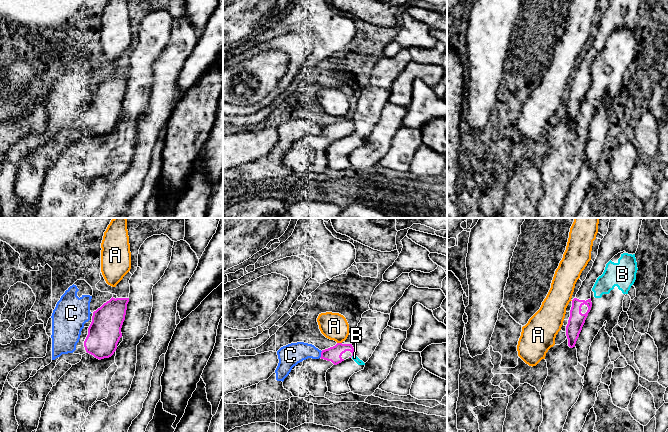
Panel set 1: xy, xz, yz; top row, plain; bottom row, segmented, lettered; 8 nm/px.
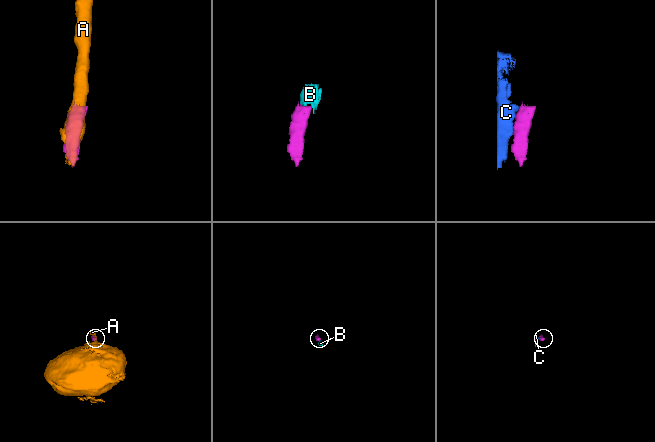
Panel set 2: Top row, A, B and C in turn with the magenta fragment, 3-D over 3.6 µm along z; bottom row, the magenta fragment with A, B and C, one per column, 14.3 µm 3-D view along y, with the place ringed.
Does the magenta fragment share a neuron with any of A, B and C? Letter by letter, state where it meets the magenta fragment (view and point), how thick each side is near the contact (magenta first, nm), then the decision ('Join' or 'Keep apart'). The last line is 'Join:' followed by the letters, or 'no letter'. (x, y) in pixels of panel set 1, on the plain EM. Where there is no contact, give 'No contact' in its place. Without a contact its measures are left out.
A: Touches magenta at xz (339, 119). Thickness 120 nm (magenta) against 220 nm. Keep apart
B: Touches magenta at xz (352, 131). Thickness 120 nm (magenta) against 50 nm. Keep apart
C: Touches magenta at xz (321, 130). Thickness 120 nm (magenta) against 180 nm. Keep apart
Join: no letter

